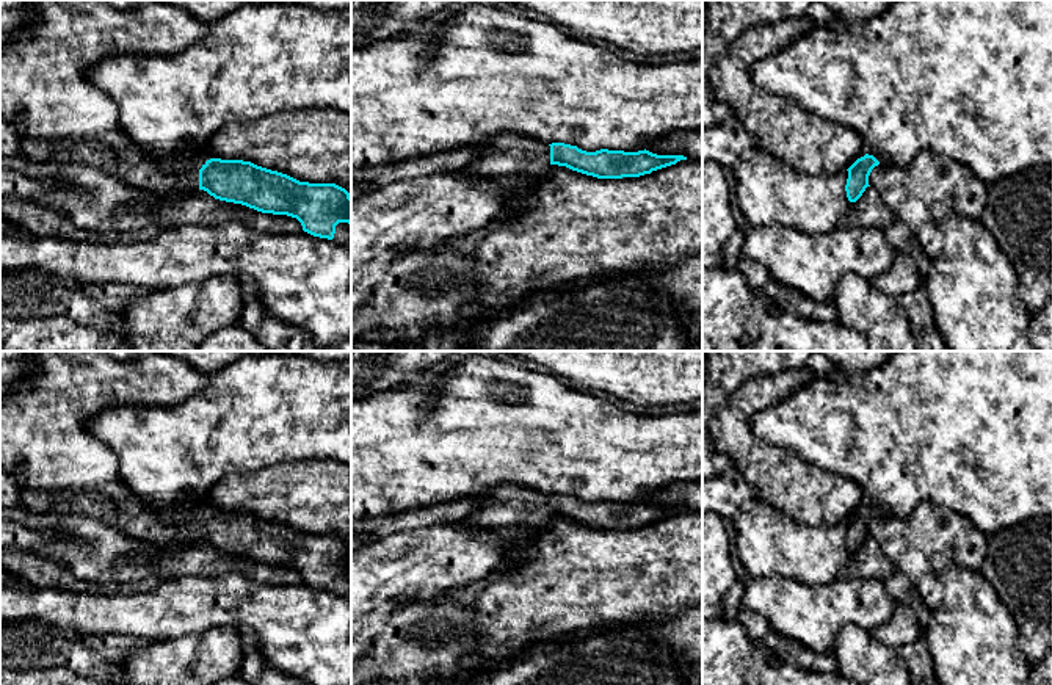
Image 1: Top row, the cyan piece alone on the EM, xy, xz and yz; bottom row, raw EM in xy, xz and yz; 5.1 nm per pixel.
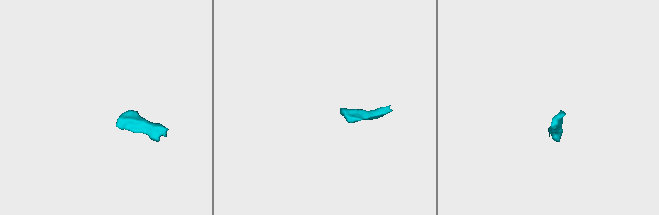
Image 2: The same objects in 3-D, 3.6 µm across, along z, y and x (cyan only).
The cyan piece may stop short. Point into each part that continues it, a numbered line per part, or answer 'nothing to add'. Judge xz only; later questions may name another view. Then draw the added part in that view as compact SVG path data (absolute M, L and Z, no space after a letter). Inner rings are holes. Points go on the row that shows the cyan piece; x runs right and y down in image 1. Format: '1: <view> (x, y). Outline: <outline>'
1: xz (510, 154). Outline: M505 133L472 144L475 160L464 172L480 179L536 176L550 165L550 146L517 133Z

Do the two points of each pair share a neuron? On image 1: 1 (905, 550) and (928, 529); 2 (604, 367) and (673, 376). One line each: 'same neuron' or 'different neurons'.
1: same neuron
2: same neuron

